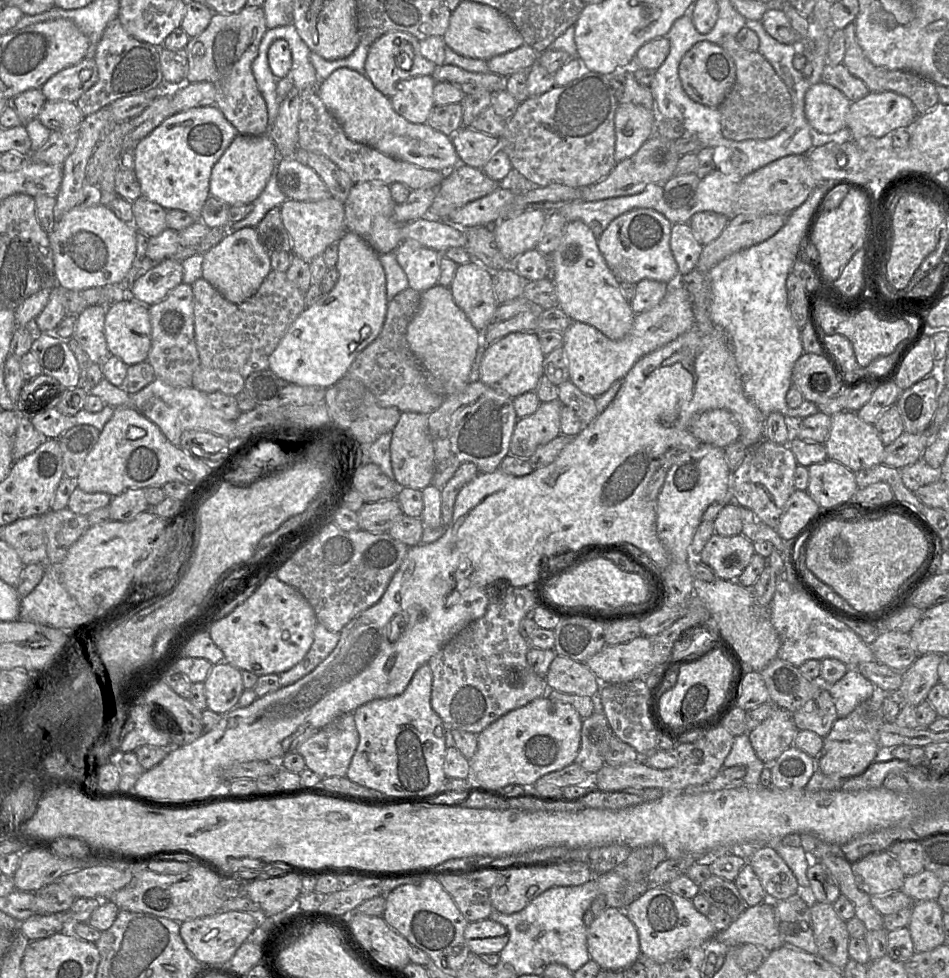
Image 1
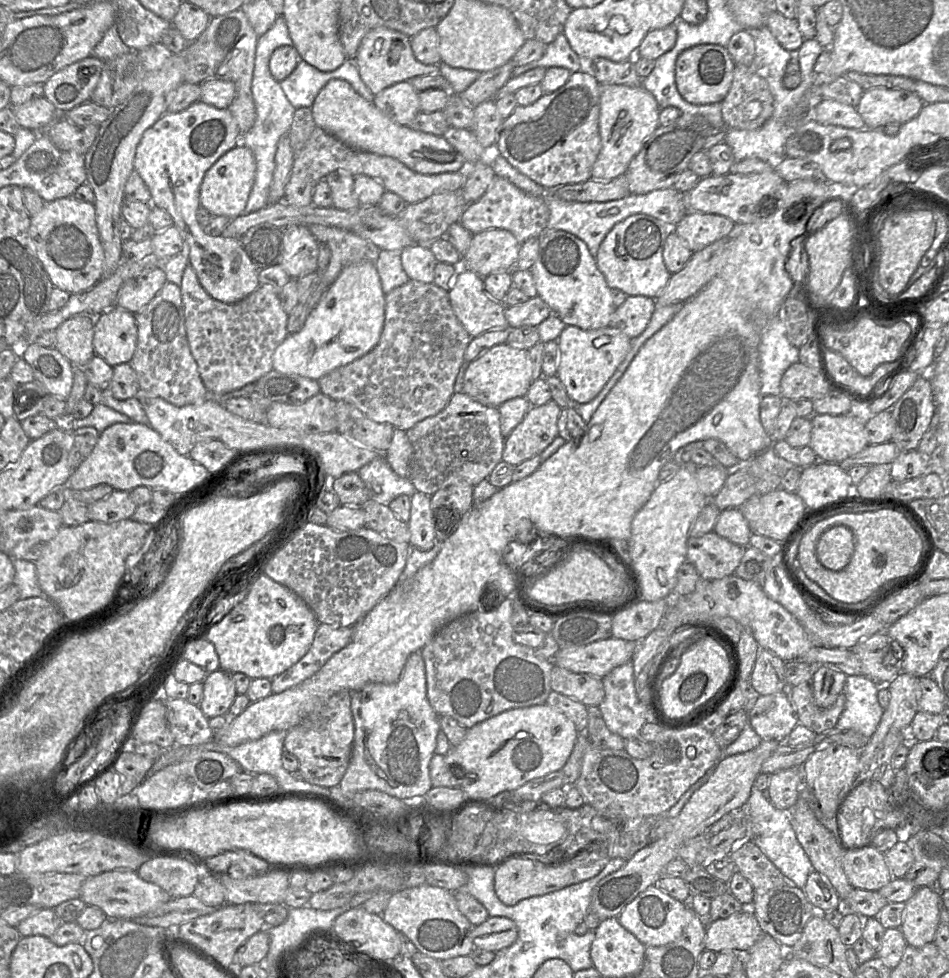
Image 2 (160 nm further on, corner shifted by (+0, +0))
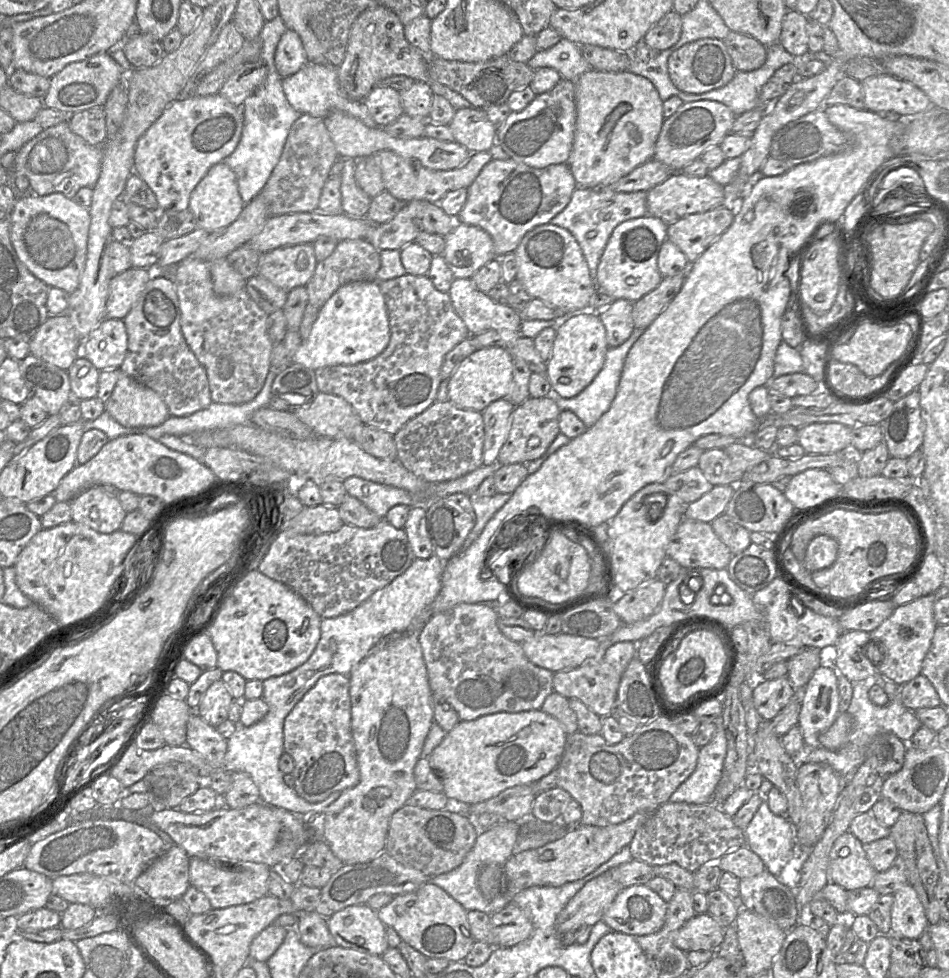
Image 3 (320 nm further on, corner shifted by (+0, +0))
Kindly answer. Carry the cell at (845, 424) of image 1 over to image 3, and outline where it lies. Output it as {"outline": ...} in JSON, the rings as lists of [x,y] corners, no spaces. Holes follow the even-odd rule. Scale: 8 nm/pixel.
{"outline":[[[837,422],[810,423],[798,430],[798,443],[808,454],[832,454],[850,449],[851,428]]]}

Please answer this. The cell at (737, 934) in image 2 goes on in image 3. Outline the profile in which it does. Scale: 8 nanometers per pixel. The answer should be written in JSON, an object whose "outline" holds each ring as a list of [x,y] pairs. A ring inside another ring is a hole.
{"outline":[[[708,913],[697,914],[672,933],[672,942],[685,952],[716,950],[724,940],[725,930]]]}

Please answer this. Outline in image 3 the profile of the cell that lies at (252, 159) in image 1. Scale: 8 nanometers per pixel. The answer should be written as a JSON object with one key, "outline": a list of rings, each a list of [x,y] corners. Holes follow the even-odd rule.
{"outline":[[[220,162],[210,168],[192,191],[188,209],[195,216],[197,227],[210,234],[232,224],[242,212],[244,205],[238,190],[236,174],[225,162]]]}

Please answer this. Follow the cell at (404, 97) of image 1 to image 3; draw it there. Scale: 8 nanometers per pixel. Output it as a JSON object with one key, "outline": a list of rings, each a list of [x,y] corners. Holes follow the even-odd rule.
{"outline":[[[376,85],[363,101],[379,127],[385,127],[404,113],[400,92],[389,86]]]}

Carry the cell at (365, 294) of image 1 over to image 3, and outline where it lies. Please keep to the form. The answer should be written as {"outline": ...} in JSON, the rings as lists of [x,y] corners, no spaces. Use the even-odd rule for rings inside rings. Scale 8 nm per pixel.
{"outline":[[[358,281],[339,287],[318,313],[310,335],[292,358],[293,363],[316,370],[332,365],[354,365],[381,354],[390,341],[390,325],[379,282]]]}

